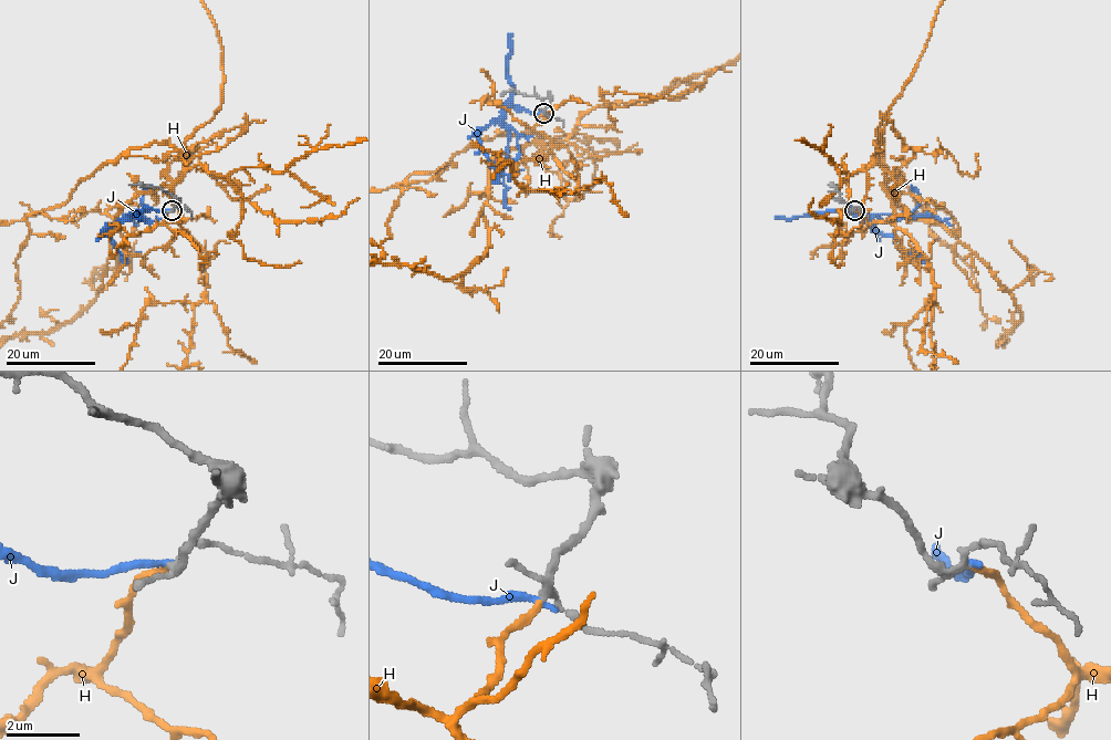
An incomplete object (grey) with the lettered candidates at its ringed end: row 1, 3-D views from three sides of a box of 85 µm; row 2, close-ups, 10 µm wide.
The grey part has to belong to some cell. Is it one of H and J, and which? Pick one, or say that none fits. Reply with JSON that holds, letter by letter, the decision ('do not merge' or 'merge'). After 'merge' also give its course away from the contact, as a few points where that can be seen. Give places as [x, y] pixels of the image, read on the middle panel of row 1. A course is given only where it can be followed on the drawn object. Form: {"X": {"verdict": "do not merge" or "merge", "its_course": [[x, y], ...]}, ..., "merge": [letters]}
{"H": {"verdict": "merge", "its_course": [[542, 113], [544, 146], [577, 137], [595, 169], [549, 220], [474, 227], [400, 208]]}, "J": {"verdict": "do not merge"}, "merge": ["H"]}

